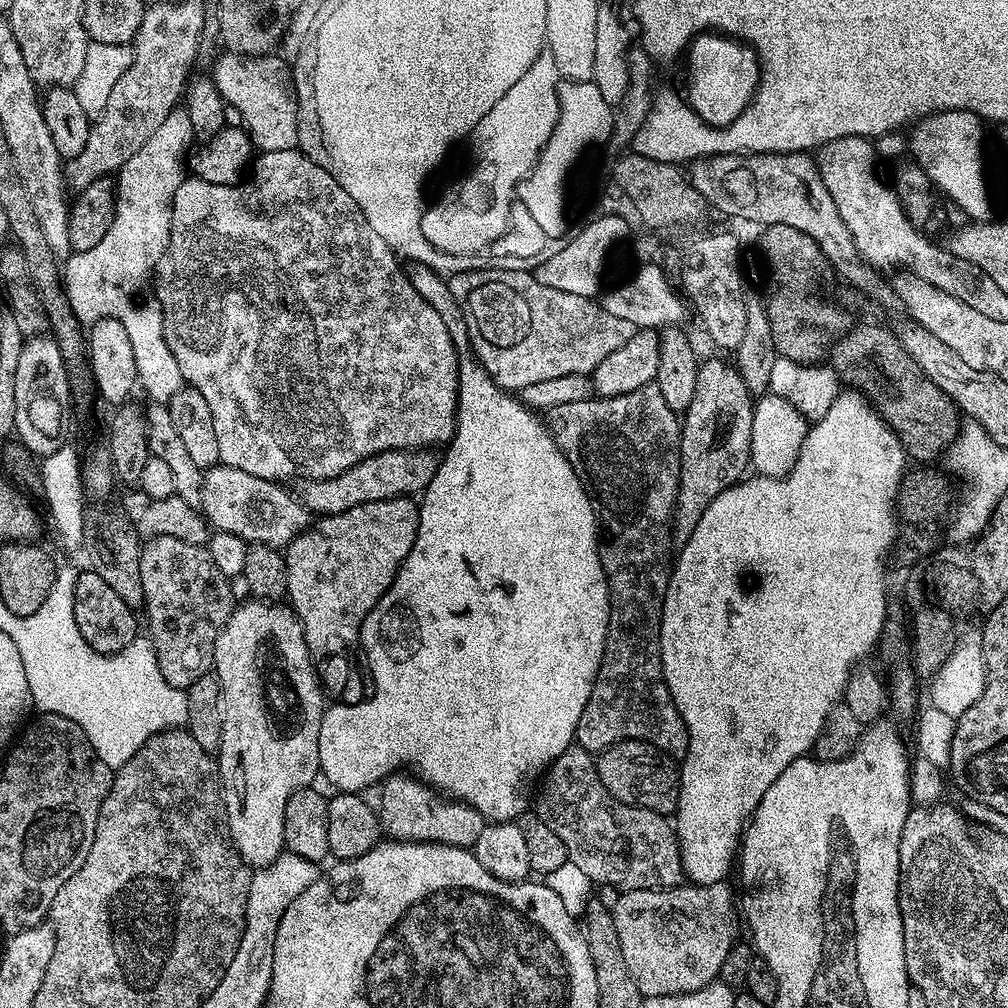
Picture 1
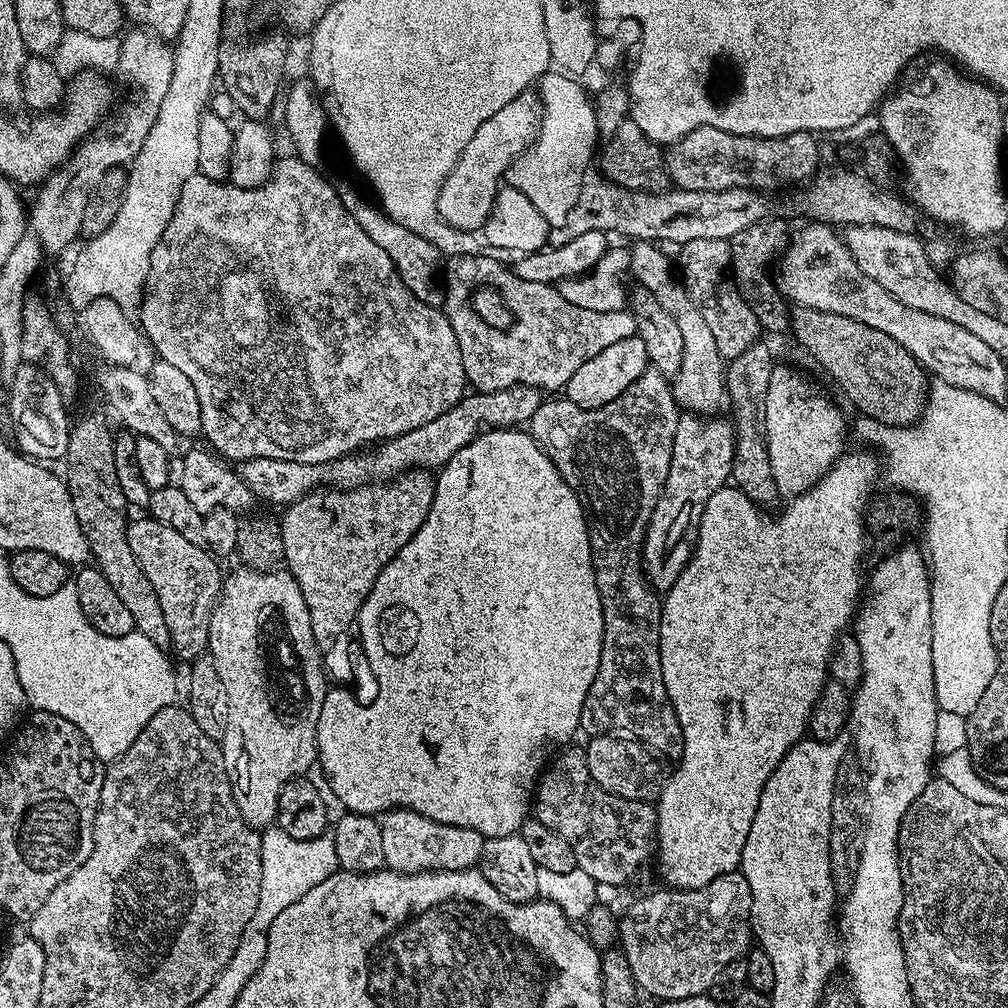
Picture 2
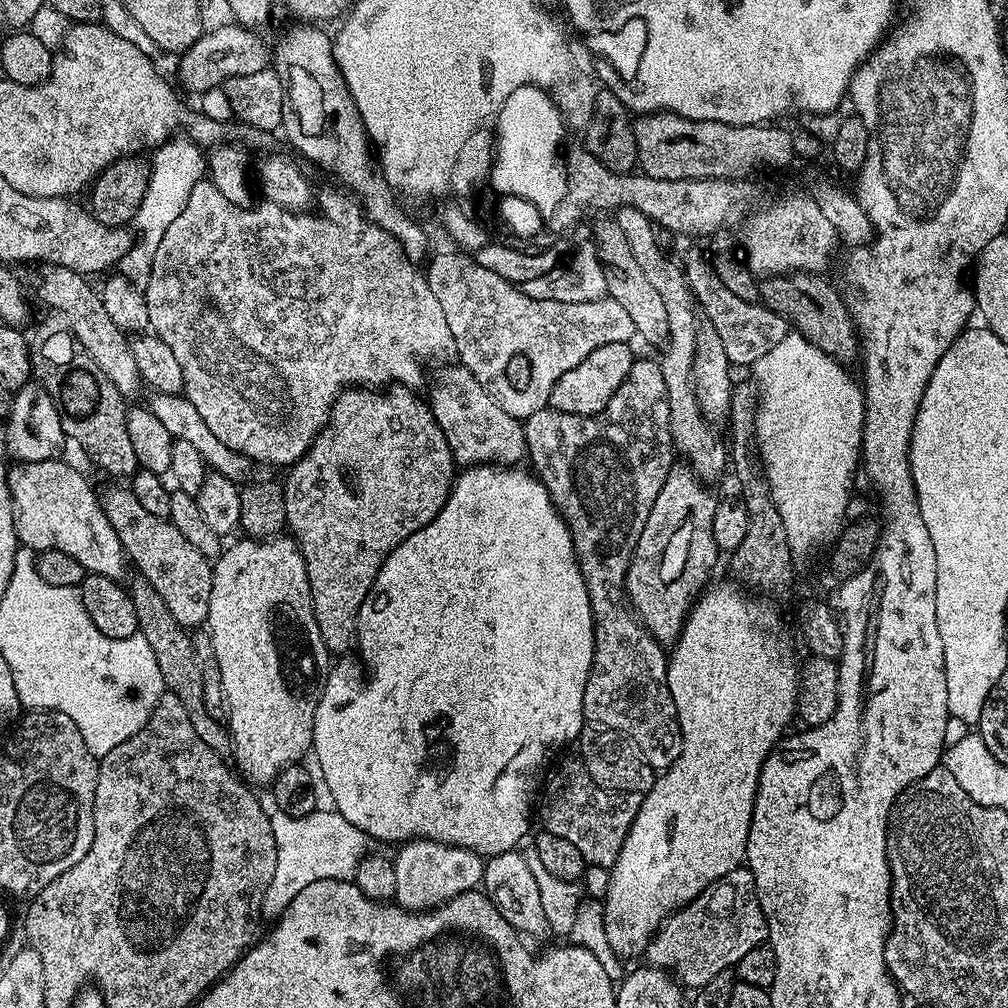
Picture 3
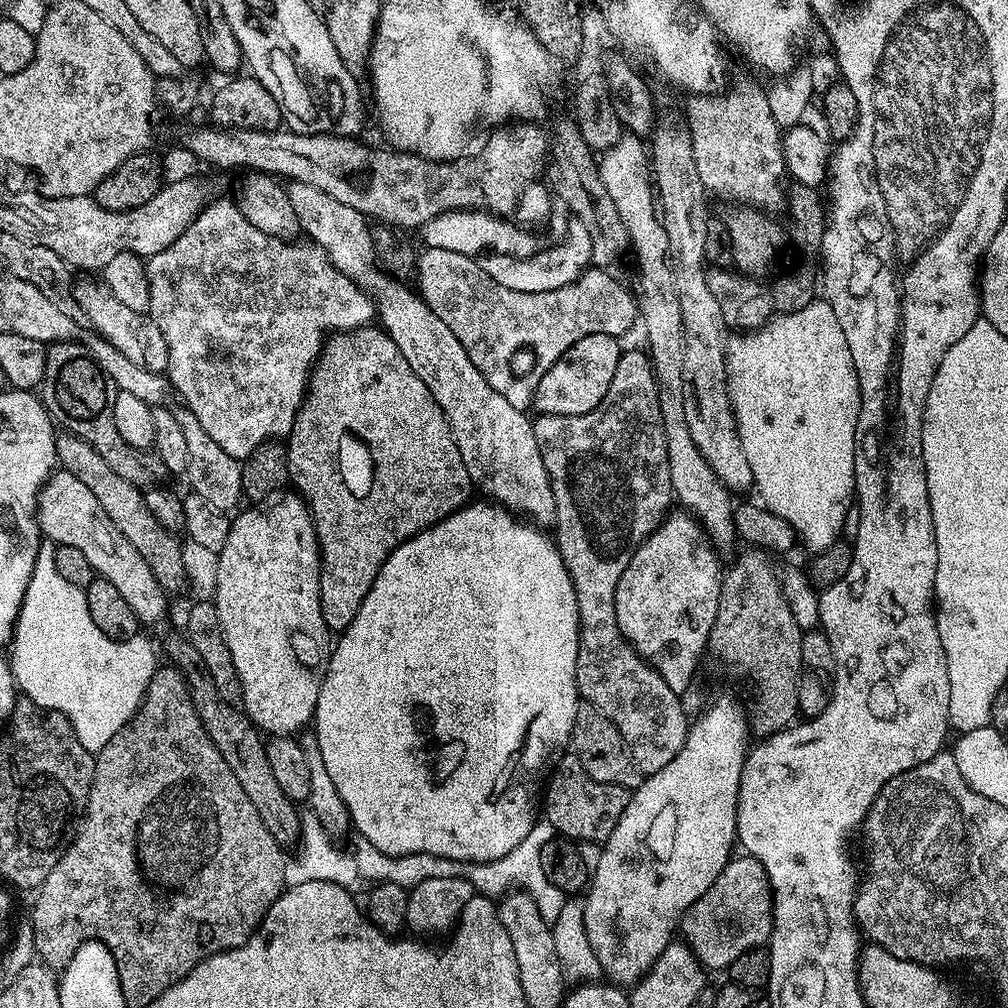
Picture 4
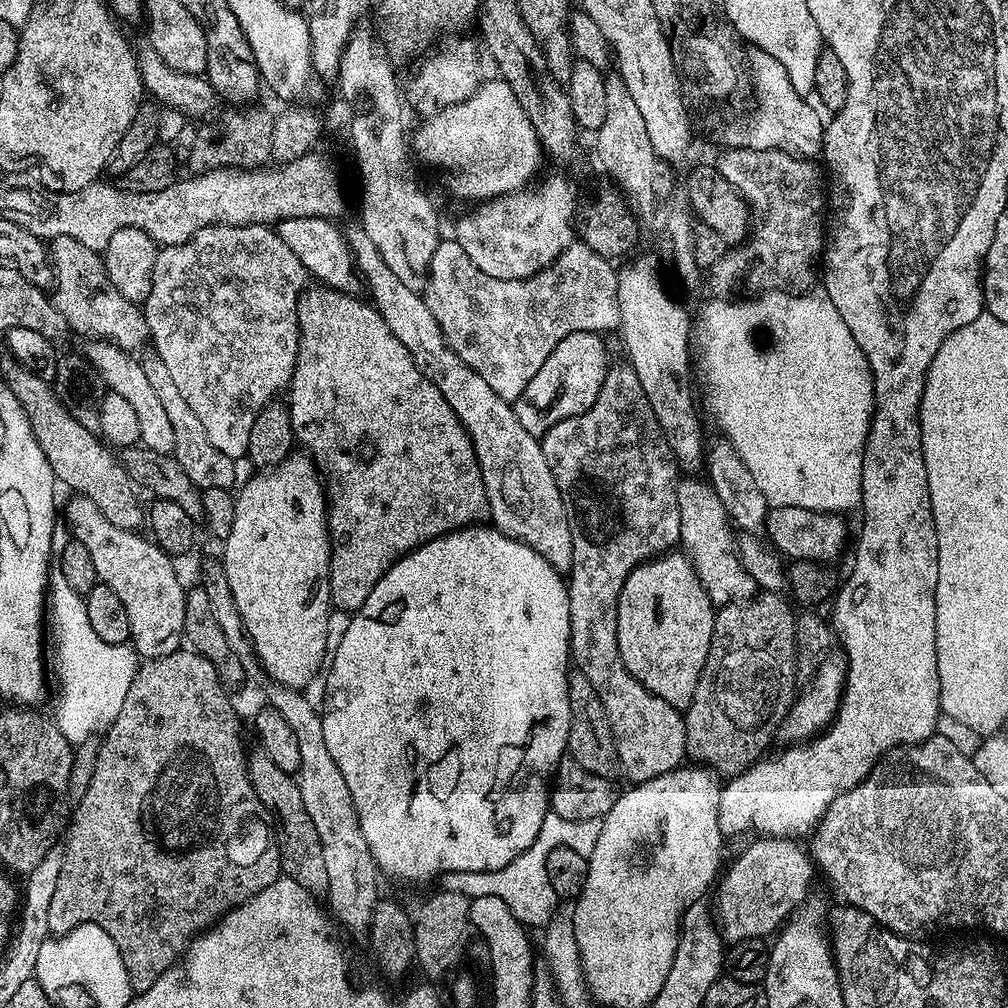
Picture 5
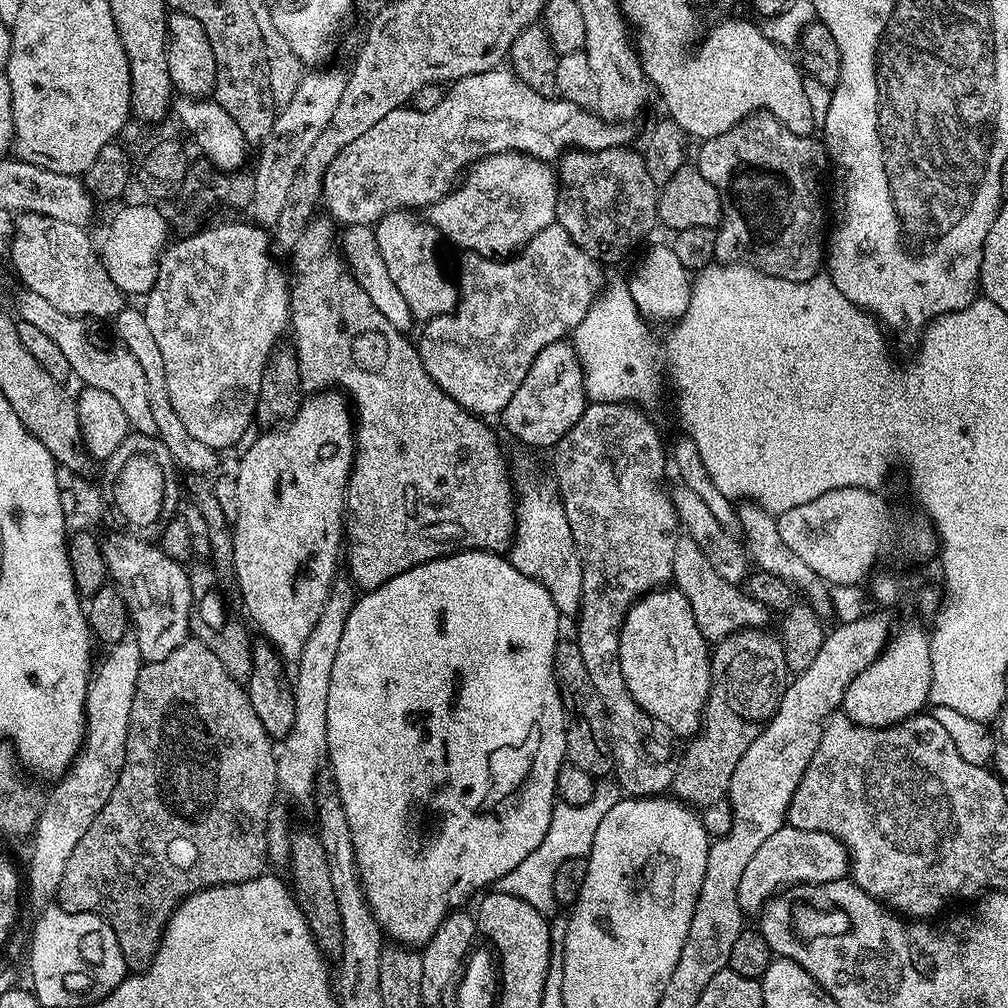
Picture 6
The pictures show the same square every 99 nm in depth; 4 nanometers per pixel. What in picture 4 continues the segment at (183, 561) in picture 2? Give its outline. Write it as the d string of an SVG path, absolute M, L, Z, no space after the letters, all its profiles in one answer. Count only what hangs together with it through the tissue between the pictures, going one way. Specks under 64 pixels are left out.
M57 435L56 459L63 471L74 474L74 478L80 479L89 488L90 494L94 494L94 498L98 498L102 510L106 510L110 522L114 522L114 526L118 526L122 538L126 538L126 542L130 542L130 546L134 546L134 550L138 550L138 554L142 554L142 558L146 558L150 570L154 570L154 578L158 578L158 582L165 592L175 594L180 587L184 588L186 581L181 541L176 541L179 540L177 533L167 532L165 528L158 526L154 514L150 514L150 510L146 510L144 492L114 474L107 466L105 459L77 436Z

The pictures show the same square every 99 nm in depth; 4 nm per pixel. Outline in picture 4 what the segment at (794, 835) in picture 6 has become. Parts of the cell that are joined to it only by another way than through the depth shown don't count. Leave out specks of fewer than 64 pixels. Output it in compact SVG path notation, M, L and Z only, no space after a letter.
M747 854L737 855L729 860L728 865L714 878L714 886L694 906L690 906L683 920L680 921L679 931L684 932L686 941L693 954L698 957L705 969L720 968L726 970L738 958L738 954L746 954L746 950L767 945L772 938L772 889L768 886L768 875L764 872L755 858Z

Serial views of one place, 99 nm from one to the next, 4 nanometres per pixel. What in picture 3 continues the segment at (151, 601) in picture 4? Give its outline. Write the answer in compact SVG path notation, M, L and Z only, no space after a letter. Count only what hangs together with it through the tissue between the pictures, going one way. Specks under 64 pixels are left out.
M60 458L13 463L8 468L8 497L12 499L12 521L16 527L16 539L23 547L25 544L26 547L33 548L33 553L36 554L46 550L62 550L62 554L78 558L85 573L102 574L111 580L120 580L123 577L126 557L118 542L118 534L114 534L114 526L110 526L101 501L92 493L87 478L78 469L63 464Z

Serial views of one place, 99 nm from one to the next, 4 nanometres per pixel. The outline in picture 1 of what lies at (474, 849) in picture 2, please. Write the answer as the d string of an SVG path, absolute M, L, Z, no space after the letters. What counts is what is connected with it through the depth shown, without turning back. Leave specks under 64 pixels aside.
M411 774L387 776L379 785L380 804L378 815L385 837L393 840L415 840L451 844L454 848L471 849L478 842L486 823L484 815L461 800L453 800L435 788L429 788L423 780Z

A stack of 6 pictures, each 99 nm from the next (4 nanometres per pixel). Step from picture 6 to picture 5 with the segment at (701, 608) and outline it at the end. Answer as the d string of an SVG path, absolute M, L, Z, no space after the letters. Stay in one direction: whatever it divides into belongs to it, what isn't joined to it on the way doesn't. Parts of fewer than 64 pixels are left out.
M704 478L677 479L676 493L680 507L679 547L694 566L713 605L723 606L752 599L757 595L758 589L754 578L744 572L737 555L738 548L734 543L734 536L732 540L734 525L726 514L726 506L722 506L722 498L718 498L712 485Z

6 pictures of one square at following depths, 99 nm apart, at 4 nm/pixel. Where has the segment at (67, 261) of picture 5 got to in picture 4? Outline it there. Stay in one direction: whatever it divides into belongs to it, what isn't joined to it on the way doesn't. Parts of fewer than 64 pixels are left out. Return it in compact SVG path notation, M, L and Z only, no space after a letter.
M77 279L72 289L72 297L78 302L83 317L86 320L88 318L87 323L135 365L146 371L167 373L168 347L162 330L158 330L158 326L145 319L141 313L129 310L123 302L118 302L118 298L114 298L114 294L110 294L97 281L96 284L92 280Z

